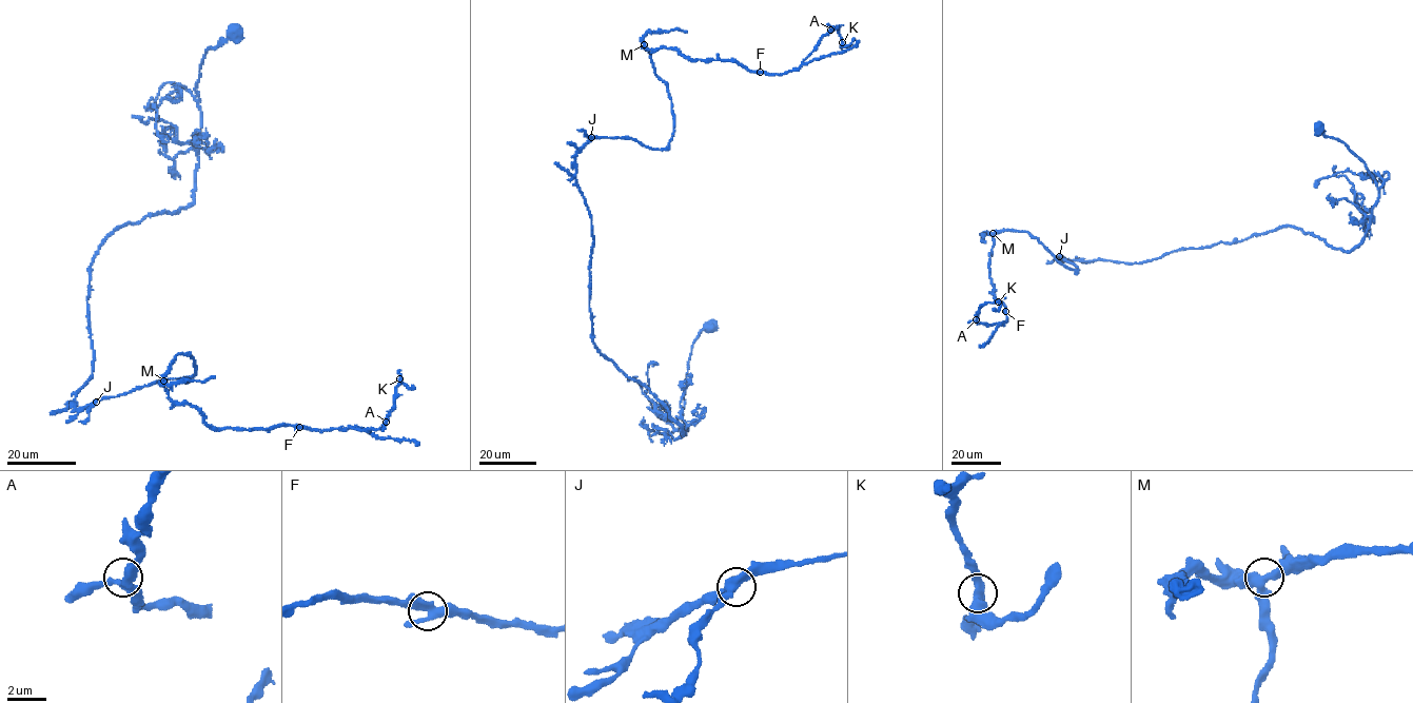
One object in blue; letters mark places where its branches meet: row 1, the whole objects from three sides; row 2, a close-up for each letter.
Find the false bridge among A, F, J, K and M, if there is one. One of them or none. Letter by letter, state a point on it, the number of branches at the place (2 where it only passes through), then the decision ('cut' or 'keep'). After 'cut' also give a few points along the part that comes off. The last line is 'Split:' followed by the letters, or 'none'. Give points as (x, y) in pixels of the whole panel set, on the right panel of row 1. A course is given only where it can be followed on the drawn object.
A: place (976, 319); branches 3; keep
F: place (1005, 311); branches 3; keep
J: place (1059, 256); branches 3; keep
K: place (998, 301); branches 3; keep
M: place (993, 233); branches 3; keep
Split: none

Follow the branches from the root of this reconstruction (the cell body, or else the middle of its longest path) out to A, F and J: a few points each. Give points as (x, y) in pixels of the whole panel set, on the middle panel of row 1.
A: (709, 326), (684, 435), (592, 342), (575, 156), (599, 137), (667, 147), (645, 44), (785, 74), (830, 30)
F: (709, 326), (684, 435), (592, 342), (575, 156), (599, 137), (667, 147), (645, 44), (760, 73)
J: (709, 326), (689, 357), (684, 435), (656, 397), (592, 342), (593, 238), (575, 176), (575, 156), (591, 137)

